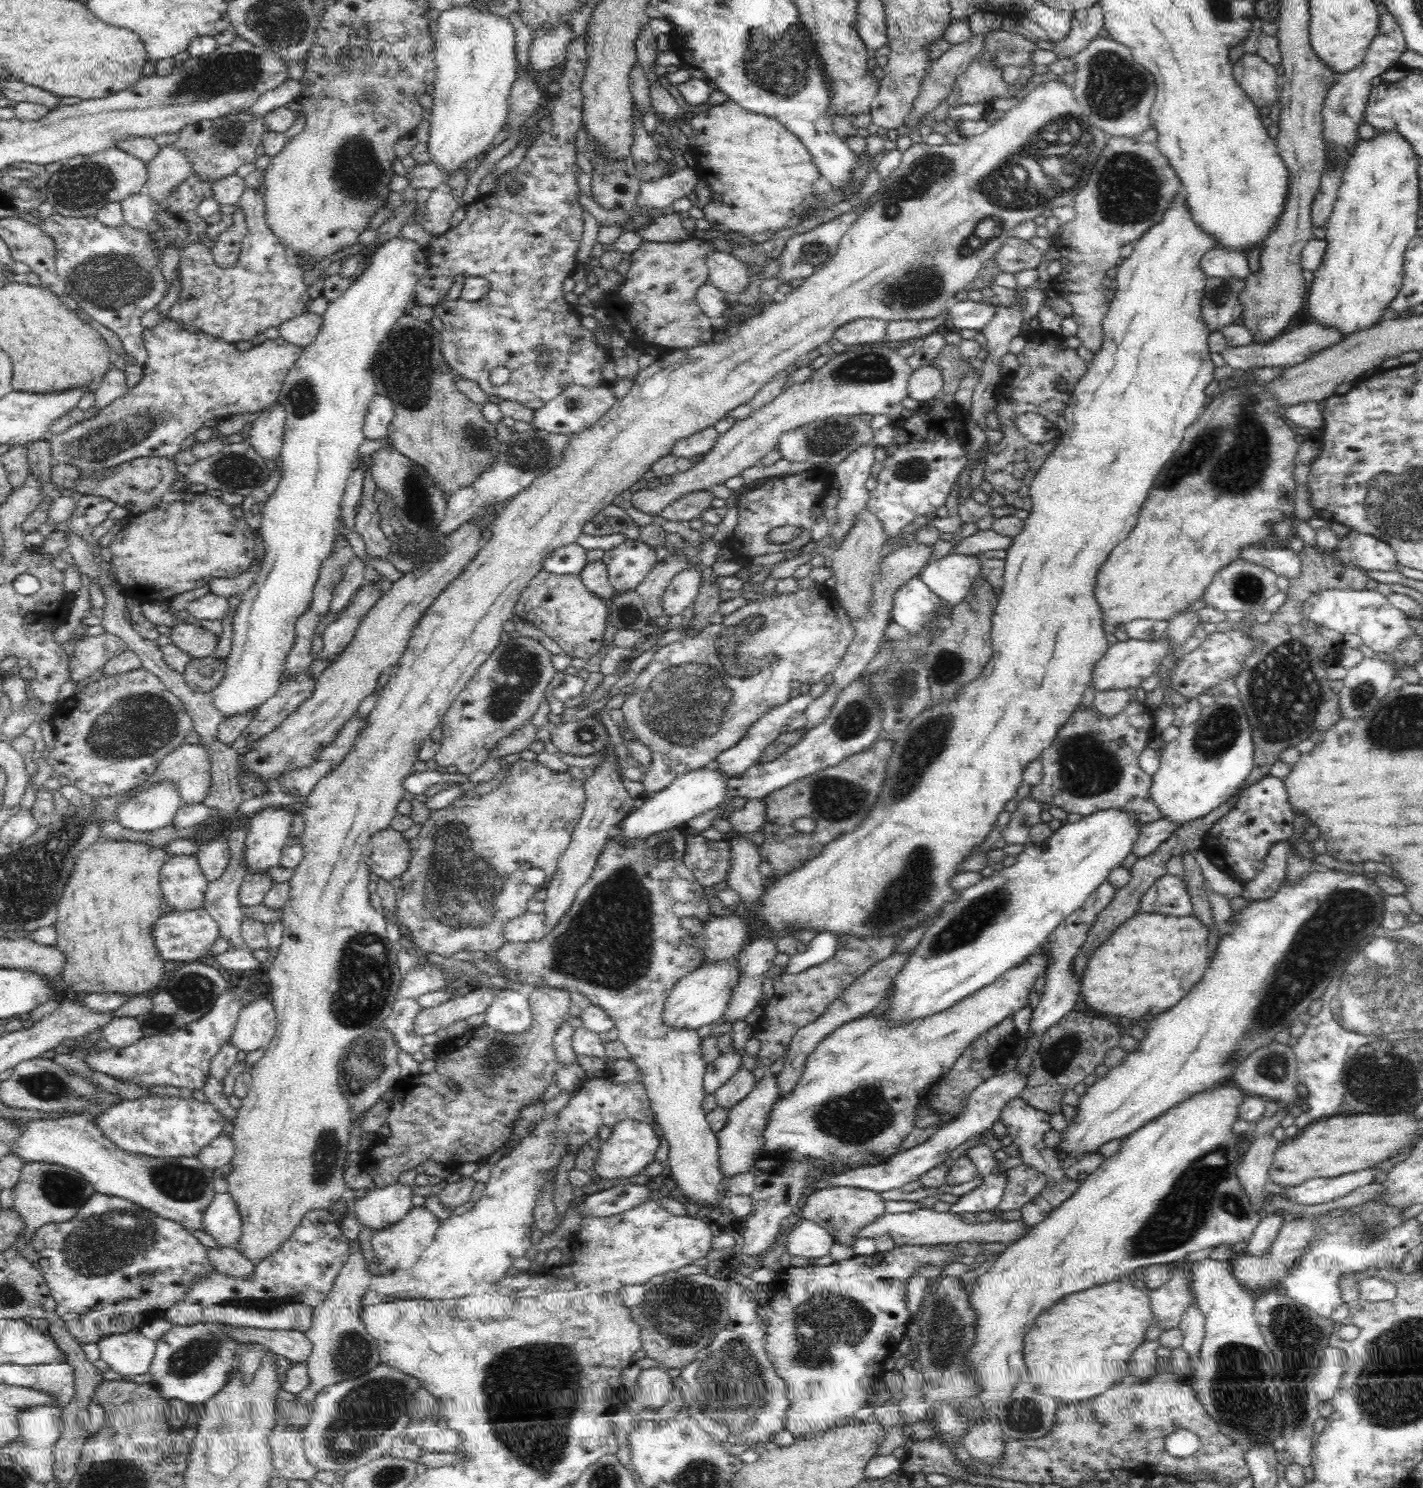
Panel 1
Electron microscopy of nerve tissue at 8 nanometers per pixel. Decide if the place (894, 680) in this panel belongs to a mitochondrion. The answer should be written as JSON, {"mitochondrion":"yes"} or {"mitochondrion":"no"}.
{"mitochondrion":"yes"}

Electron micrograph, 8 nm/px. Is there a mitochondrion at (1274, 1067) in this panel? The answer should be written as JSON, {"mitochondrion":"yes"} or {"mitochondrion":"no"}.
{"mitochondrion":"yes"}

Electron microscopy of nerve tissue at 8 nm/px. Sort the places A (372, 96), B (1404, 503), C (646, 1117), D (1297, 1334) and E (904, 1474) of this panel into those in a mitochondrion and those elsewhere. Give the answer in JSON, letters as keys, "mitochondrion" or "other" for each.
{"A":"mitochondrion","B":"mitochondrion","C":"other","D":"mitochondrion","E":"other"}

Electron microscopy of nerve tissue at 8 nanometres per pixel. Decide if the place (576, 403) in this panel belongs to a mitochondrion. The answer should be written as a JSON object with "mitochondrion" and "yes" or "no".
{"mitochondrion":"yes"}

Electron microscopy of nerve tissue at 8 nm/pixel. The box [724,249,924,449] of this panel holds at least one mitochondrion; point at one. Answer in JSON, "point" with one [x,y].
{"point":[868,367]}

